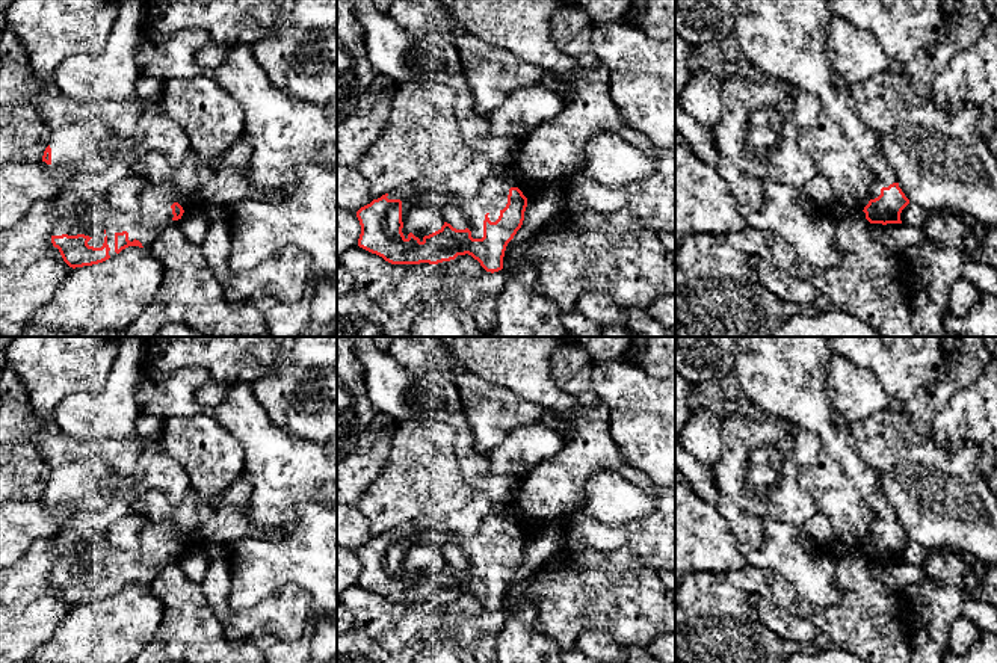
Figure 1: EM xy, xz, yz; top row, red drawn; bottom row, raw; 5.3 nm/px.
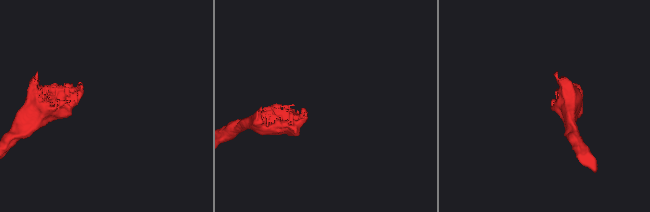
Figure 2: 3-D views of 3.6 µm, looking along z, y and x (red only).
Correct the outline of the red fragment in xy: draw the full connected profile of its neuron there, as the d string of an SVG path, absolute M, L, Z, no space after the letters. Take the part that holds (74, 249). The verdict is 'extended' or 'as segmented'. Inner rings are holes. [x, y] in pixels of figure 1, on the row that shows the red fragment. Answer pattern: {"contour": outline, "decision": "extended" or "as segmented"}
{"contour": "M101 230L94 237L85 234L51 236L51 243L59 249L63 261L73 269L98 264L110 258L106 230Z", "decision": "extended"}

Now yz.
{"contour": "M740 0L736 5L734 35L746 59L760 71L802 92L816 94L828 116L840 124L875 175L869 204L863 214L870 224L902 224L900 213L909 204L894 171L882 154L876 133L855 113L846 82L828 62L825 42L834 14L828 0Z", "decision": "extended"}

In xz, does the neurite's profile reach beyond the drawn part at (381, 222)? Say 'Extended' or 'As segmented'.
Extended

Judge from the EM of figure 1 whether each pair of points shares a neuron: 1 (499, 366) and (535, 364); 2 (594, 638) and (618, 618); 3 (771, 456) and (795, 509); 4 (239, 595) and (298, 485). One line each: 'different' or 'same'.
1: same
2: different
3: same
4: same

